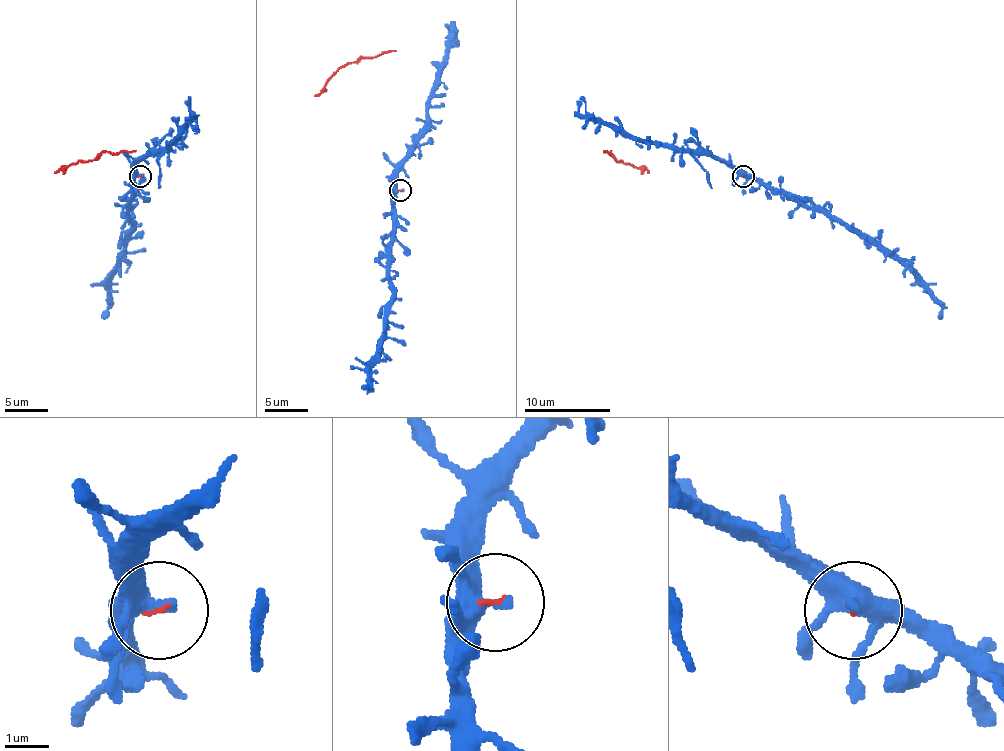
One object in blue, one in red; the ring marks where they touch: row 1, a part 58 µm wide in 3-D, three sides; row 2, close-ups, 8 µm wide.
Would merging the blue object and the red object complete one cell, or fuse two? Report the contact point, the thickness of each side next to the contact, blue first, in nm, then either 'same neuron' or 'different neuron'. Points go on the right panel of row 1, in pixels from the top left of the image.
at (743, 176); 260 nm thick on the blue side, 60 nm on the other; same neuron

